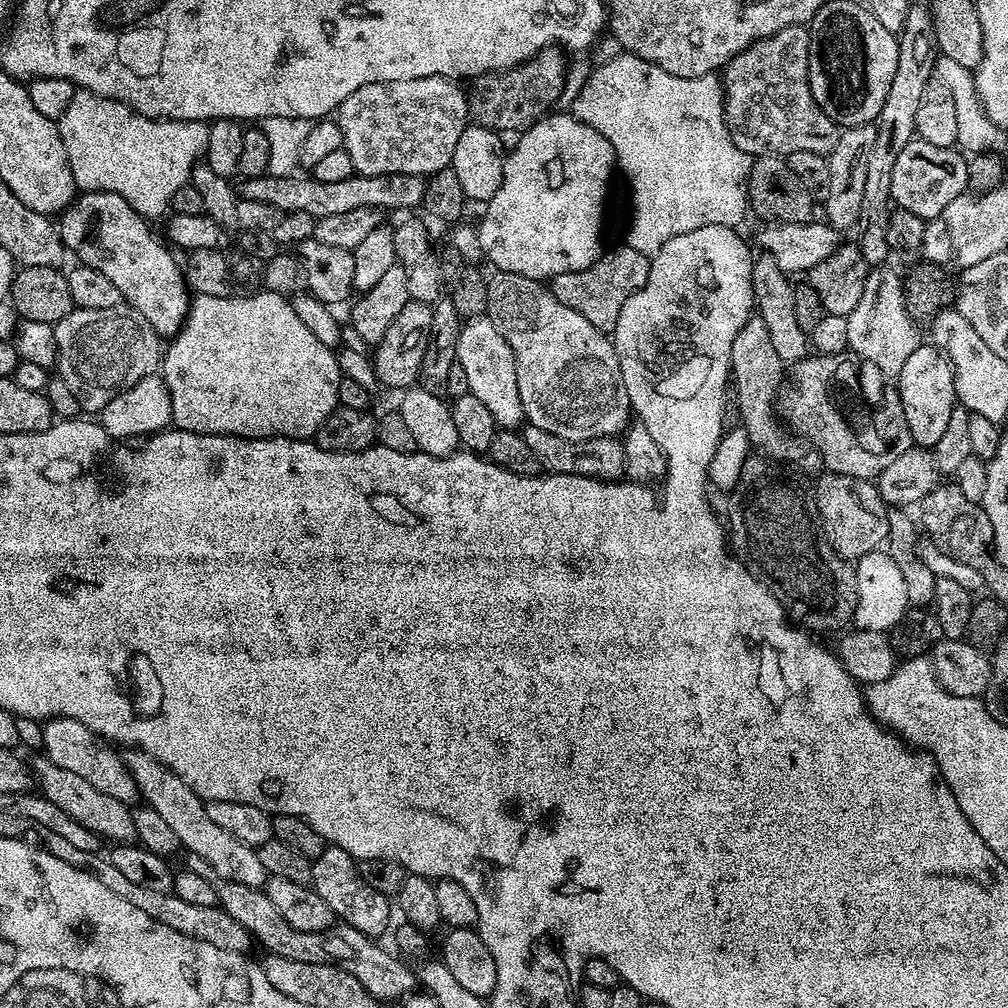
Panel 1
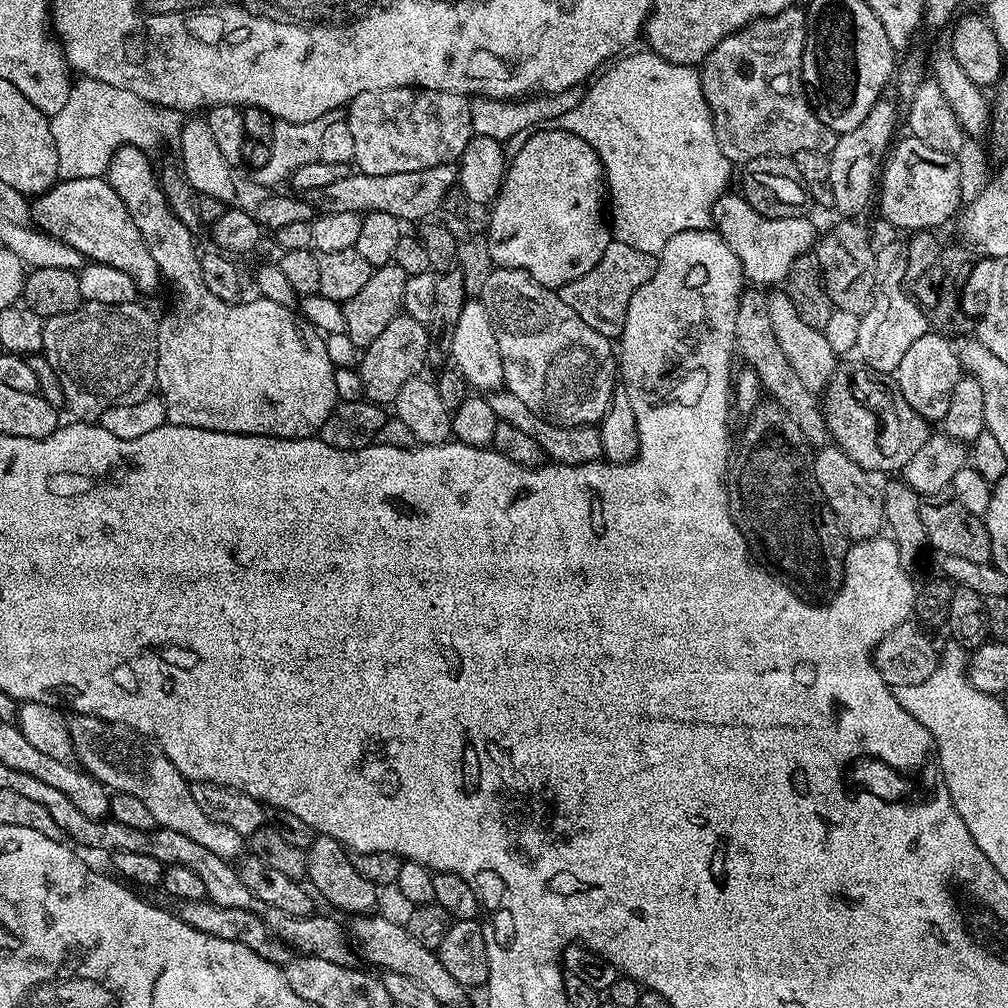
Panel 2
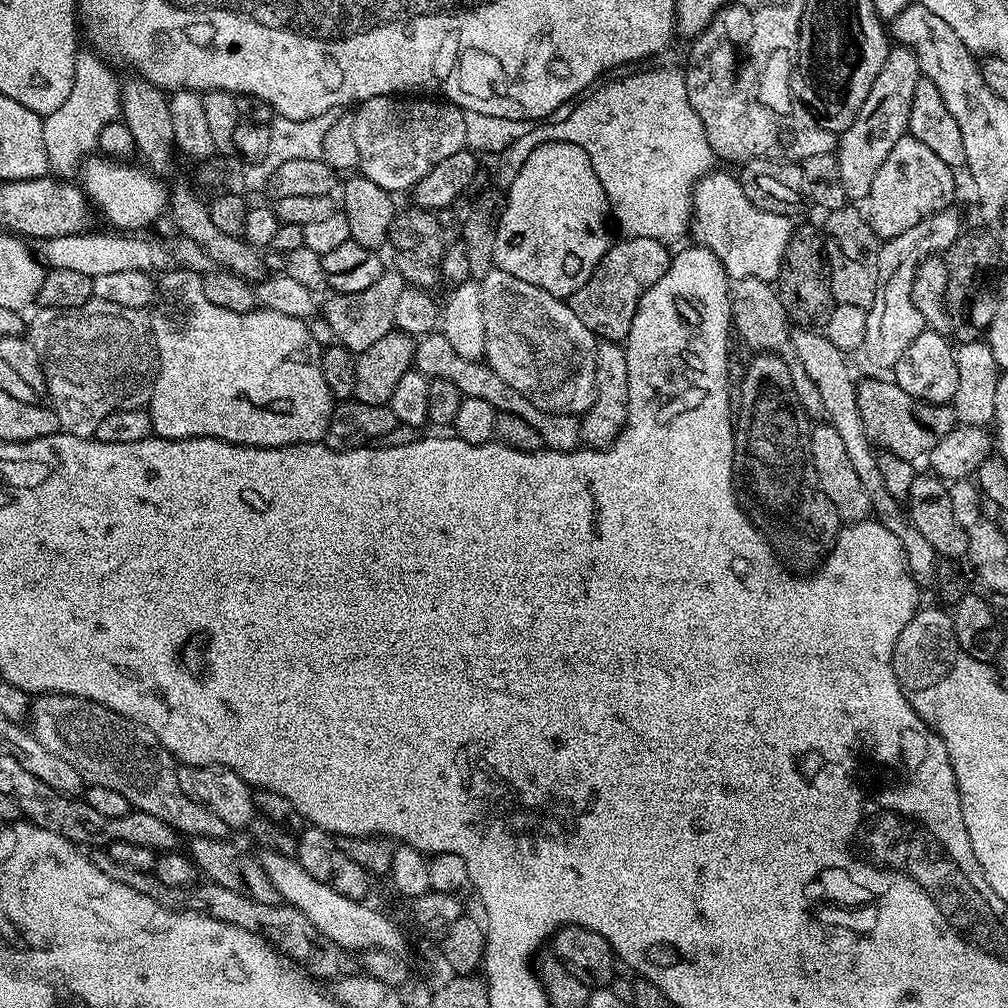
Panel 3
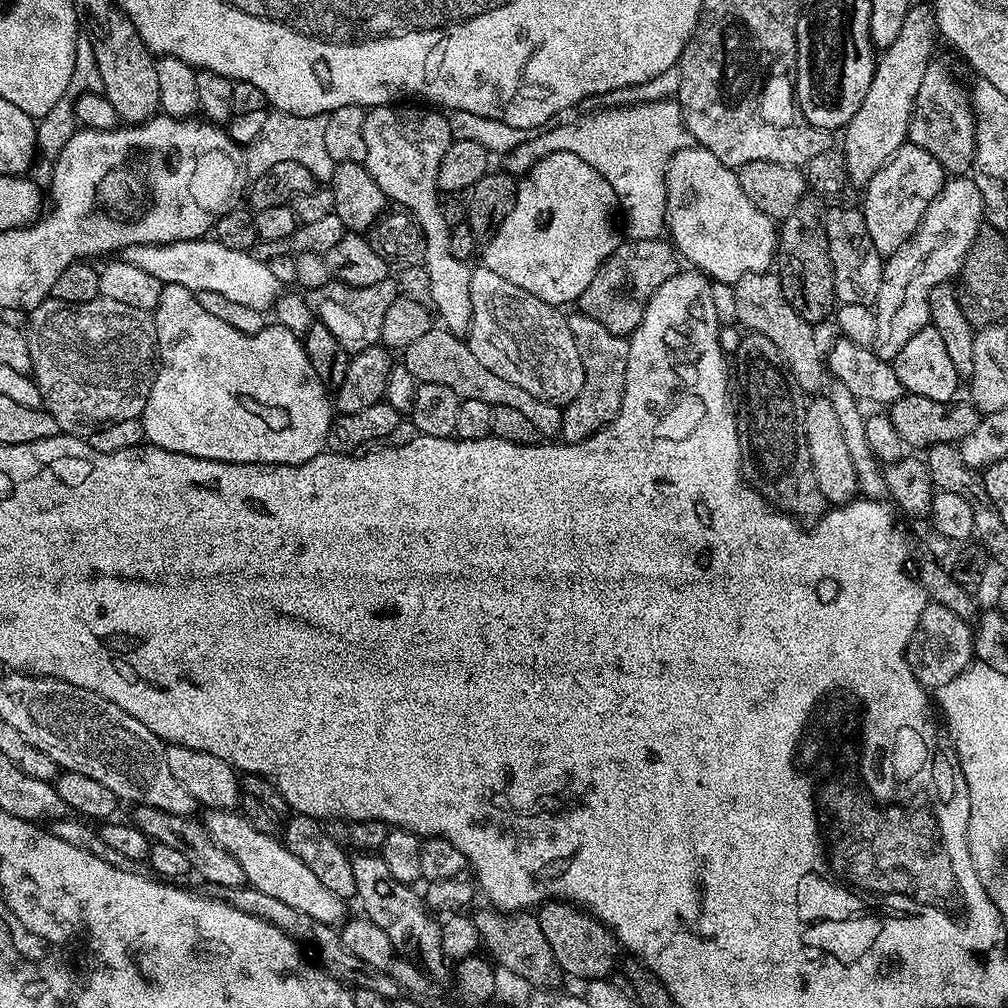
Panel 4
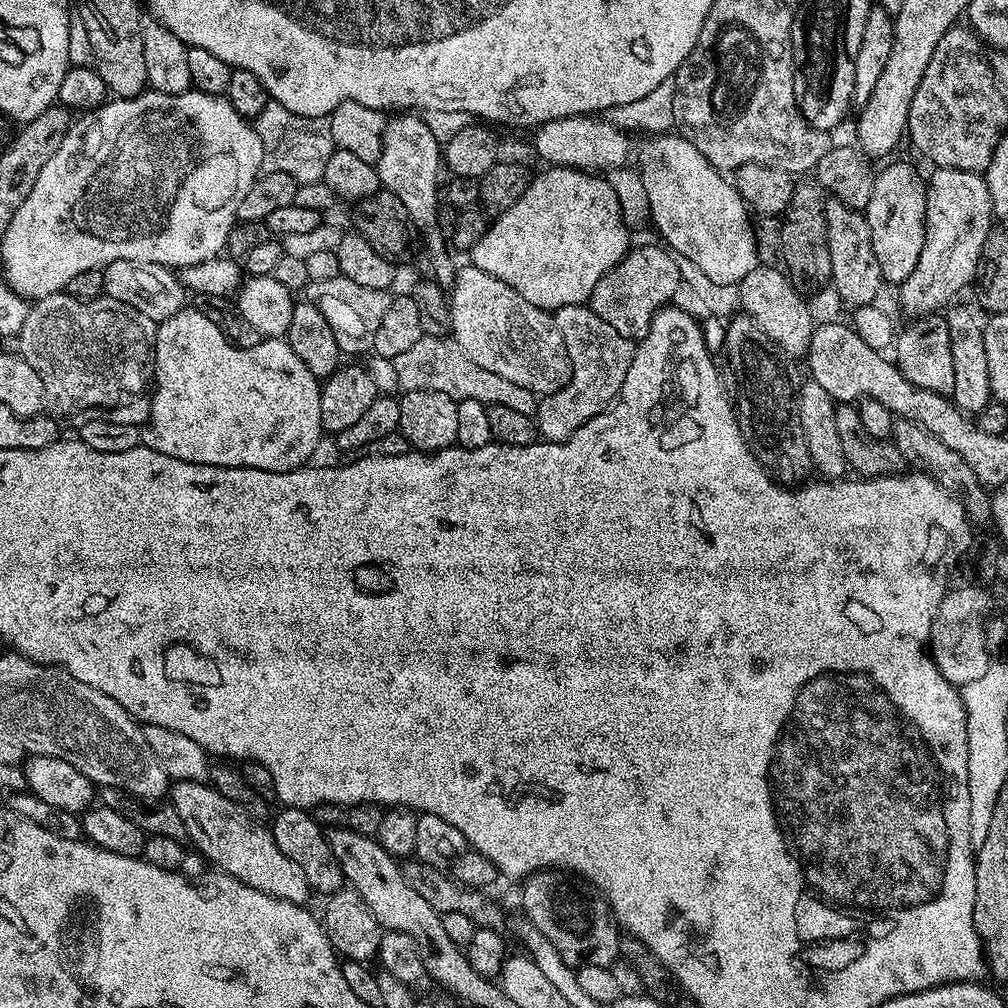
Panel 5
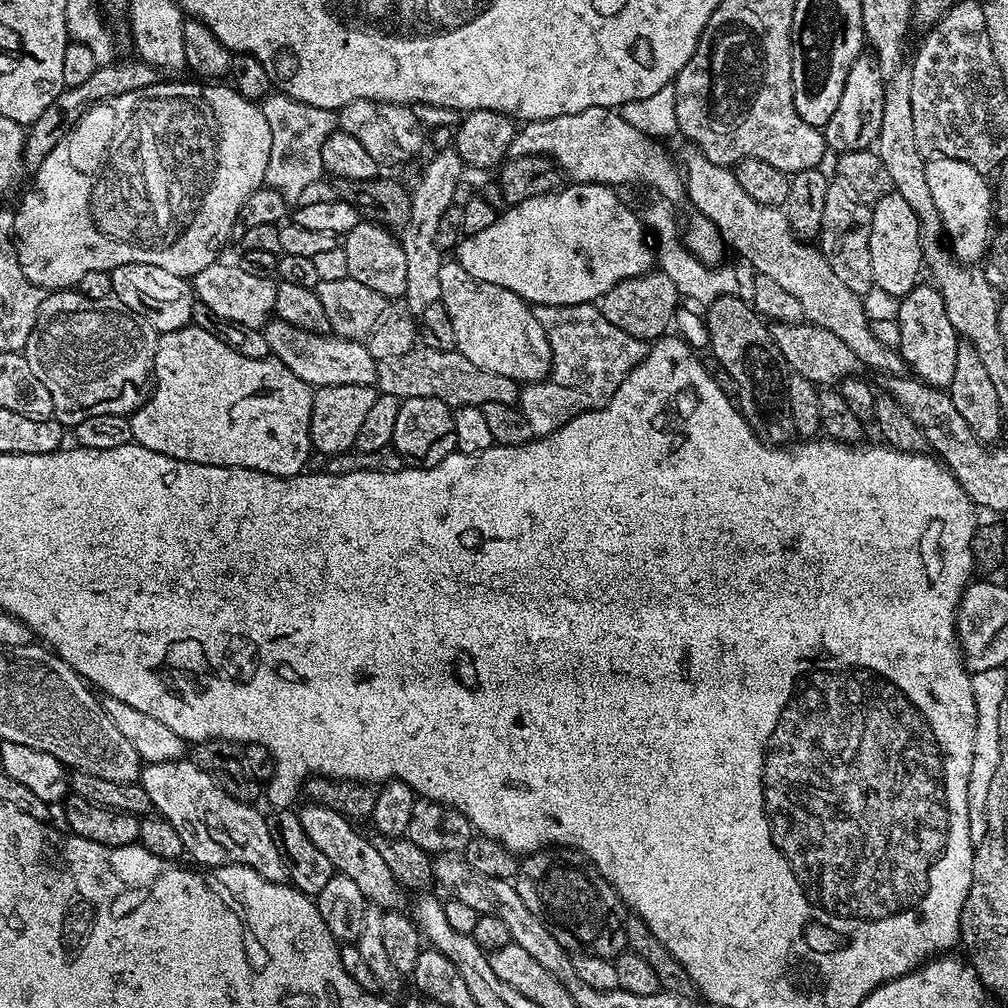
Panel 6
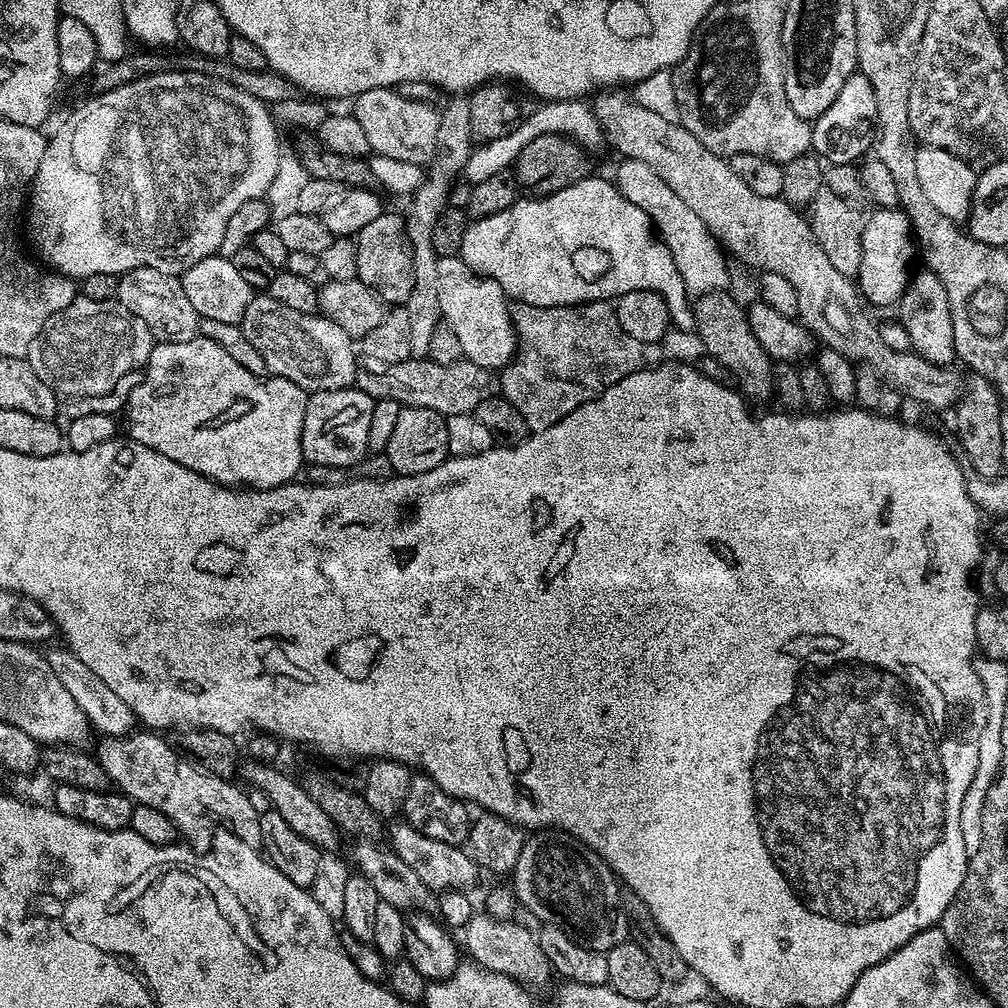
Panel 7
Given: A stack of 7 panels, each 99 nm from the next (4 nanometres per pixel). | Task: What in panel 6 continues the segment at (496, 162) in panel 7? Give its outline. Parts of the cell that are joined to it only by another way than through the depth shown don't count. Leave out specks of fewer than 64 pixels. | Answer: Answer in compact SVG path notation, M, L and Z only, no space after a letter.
M591 108L578 114L527 121L517 127L508 156L547 156L569 181L577 184L649 184L660 195L657 197L673 202L685 195L684 178L674 156L656 140L626 122L615 108Z

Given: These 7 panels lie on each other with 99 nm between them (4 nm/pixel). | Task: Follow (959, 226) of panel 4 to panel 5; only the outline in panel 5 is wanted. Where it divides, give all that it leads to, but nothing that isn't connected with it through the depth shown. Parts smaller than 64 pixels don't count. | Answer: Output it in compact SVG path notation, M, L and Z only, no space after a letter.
M936 168L932 177L927 177L926 222L924 223L924 245L922 254L918 254L917 265L910 278L899 285L900 308L908 318L919 318L941 311L964 287L968 279L974 276L974 258L980 257L984 243L994 227L994 213L990 202L990 190L979 172L954 170L953 168Z

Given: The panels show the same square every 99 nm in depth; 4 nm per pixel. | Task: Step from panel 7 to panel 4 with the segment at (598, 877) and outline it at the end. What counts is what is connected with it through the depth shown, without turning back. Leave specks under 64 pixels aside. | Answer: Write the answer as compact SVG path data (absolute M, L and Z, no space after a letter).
M550 900L539 905L538 919L542 934L546 934L546 942L550 942L550 950L554 950L554 958L569 977L577 976L580 982L609 979L618 964L618 941L612 929L607 928L598 917L579 904Z

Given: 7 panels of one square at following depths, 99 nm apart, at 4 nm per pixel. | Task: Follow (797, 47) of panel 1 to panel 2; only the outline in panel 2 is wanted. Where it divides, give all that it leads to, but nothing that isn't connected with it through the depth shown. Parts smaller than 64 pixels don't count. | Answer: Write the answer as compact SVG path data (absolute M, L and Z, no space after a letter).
M799 6L787 8L773 16L760 16L750 21L745 28L740 28L734 34L722 38L722 42L718 42L718 46L714 46L714 50L710 50L710 54L699 65L698 71L700 81L702 82L702 94L710 106L710 114L714 122L714 134L718 134L718 146L722 150L722 154L726 154L726 158L732 161L733 165L743 166L749 164L754 158L762 158L763 156L795 158L799 152L830 154L834 150L838 134L834 130L830 130L830 126L826 126L816 117L814 110L808 105L808 97L804 94L804 85L800 79L800 67L802 66L802 54L804 53L804 43L806 42L807 25L808 13L803 7L799 8Z

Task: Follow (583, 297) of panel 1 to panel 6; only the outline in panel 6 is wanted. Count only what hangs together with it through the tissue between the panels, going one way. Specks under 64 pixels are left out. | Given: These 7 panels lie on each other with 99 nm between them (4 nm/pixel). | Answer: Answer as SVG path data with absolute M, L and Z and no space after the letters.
M656 270L651 274L626 278L610 286L610 290L606 290L606 294L600 296L598 307L606 322L614 322L618 330L626 330L626 334L645 342L655 342L671 329L668 328L671 324L673 327L681 300L674 282L670 282L670 278L664 272Z

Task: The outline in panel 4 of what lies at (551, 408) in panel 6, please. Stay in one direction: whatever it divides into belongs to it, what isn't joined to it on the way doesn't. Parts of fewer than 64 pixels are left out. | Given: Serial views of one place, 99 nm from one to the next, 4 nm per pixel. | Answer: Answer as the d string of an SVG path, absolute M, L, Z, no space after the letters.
M582 311L575 315L568 316L568 325L570 334L574 334L574 342L578 342L578 354L582 354L584 381L578 398L562 408L559 439L565 444L580 444L616 417L622 406L628 361L628 340L625 337L610 334L602 322L594 322L594 318Z

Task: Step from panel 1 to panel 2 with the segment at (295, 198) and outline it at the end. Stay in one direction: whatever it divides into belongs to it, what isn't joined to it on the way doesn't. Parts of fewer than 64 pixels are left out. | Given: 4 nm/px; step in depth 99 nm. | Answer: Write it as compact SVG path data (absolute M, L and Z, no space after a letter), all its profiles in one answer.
M455 163L430 166L426 170L406 170L394 174L349 174L338 178L330 186L306 193L308 205L320 214L350 214L381 211L392 214L401 222L424 222L444 207L447 192L458 184L458 168Z

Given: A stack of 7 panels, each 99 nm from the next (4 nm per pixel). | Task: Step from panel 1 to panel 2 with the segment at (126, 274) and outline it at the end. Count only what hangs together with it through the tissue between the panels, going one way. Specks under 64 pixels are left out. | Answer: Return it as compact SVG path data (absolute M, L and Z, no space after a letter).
M105 177L57 181L50 190L31 201L30 218L39 231L66 242L66 246L74 246L74 250L78 250L87 261L109 264L130 274L136 283L137 293L152 292L162 284L158 262L150 258L150 250L138 226Z

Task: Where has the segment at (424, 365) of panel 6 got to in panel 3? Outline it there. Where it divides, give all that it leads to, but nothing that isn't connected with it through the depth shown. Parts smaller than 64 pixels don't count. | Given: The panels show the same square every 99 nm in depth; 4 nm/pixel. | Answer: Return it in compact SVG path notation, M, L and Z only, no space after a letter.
M439 330L416 340L414 368L415 371L433 380L454 382L454 386L458 386L464 397L483 398L485 402L490 402L490 406L494 406L497 412L509 412L518 414L518 418L526 418L526 422L530 422L530 426L538 430L545 449L553 452L570 452L580 444L580 422L577 417L541 412L534 406L534 402L530 402L530 398L522 398L522 394L514 390L514 386L506 386L506 382L502 382L502 378L494 374L494 370L487 362L462 358L462 354L456 353L454 346L446 342L443 332Z

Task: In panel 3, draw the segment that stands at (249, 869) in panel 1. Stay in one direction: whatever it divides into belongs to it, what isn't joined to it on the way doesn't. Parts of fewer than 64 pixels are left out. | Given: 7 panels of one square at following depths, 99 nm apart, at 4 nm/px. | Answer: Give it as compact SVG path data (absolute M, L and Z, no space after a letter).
M57 692L37 695L31 701L31 720L32 735L38 738L38 742L42 742L42 746L46 746L46 750L58 754L58 758L63 758L65 762L70 762L70 766L78 770L81 781L118 790L118 794L122 794L122 798L126 798L135 811L154 814L154 818L162 818L162 822L166 822L177 834L184 835L185 832L185 837L205 836L223 840L229 835L230 829L226 826L226 822L222 822L222 818L218 818L218 814L206 810L206 806L194 802L191 796L182 794L182 786L178 786L176 773L177 761L166 750L166 746L158 742L156 735L140 724L127 720L122 714L104 708L93 700Z

